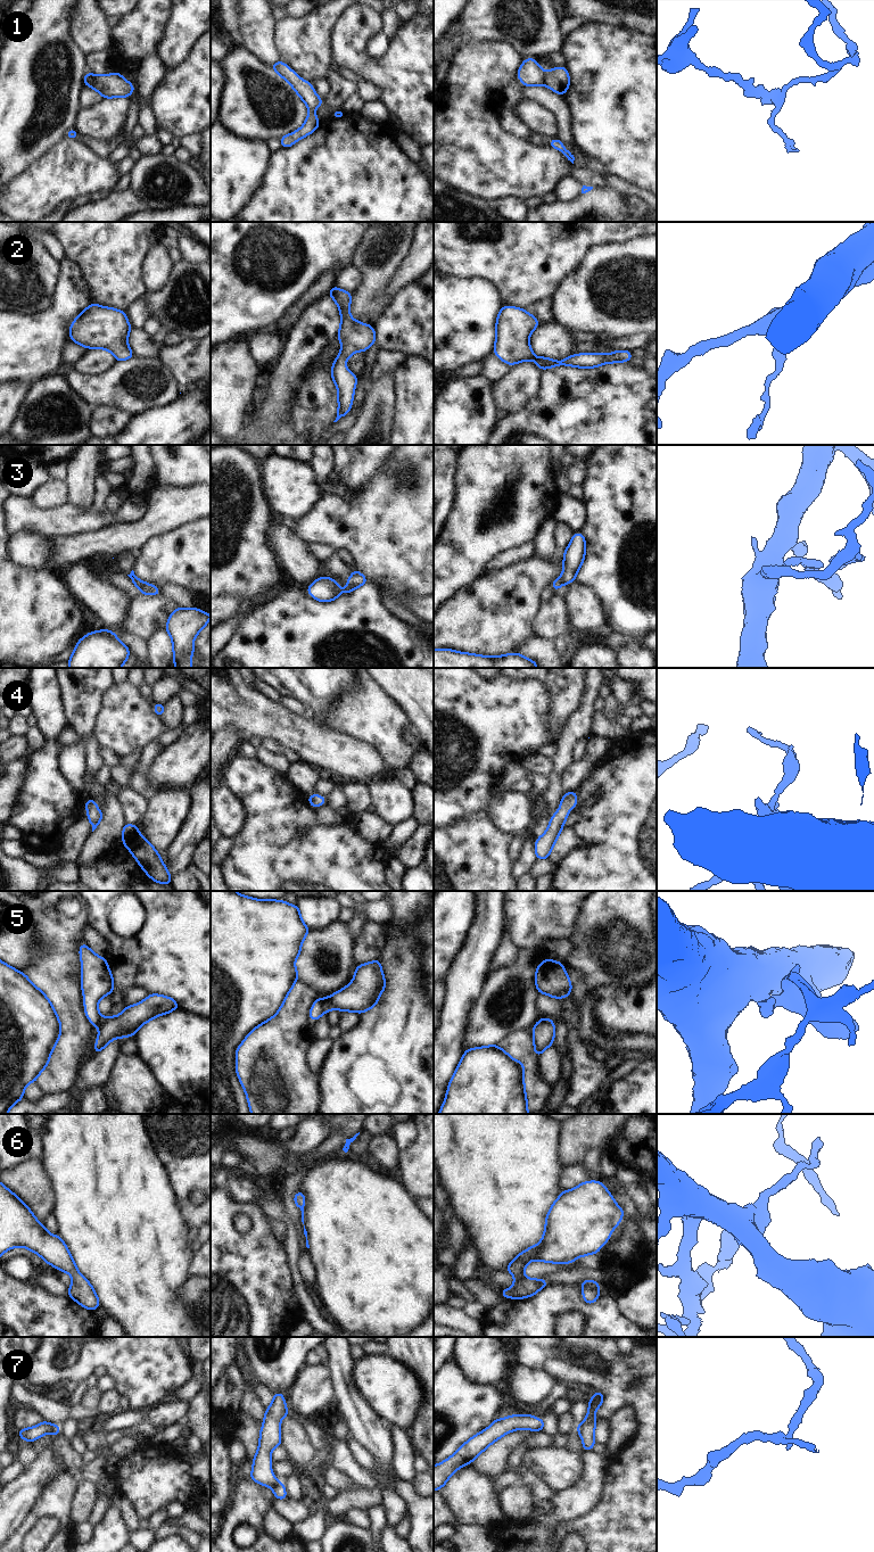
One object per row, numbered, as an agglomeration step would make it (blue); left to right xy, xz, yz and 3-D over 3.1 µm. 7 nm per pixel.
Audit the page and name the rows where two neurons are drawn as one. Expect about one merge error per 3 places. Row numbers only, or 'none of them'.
1, 3, 5, 7

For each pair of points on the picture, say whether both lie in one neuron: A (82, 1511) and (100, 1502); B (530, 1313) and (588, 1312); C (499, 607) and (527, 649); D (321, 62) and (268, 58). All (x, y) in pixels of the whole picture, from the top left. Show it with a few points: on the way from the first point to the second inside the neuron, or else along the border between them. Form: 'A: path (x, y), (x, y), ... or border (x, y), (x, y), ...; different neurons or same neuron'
A: border (98, 1496), (85, 1520); different neurons
B: path (545, 1306), (574, 1305); same neuron
C: border (532, 636), (519, 644), (518, 652); different neurons
D: border (273, 33), (273, 43), (279, 59); different neurons

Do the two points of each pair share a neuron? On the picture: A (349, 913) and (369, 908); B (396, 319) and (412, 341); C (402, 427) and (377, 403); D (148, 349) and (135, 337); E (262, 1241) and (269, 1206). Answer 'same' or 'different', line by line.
A: same
B: same
C: different
D: same
E: different

